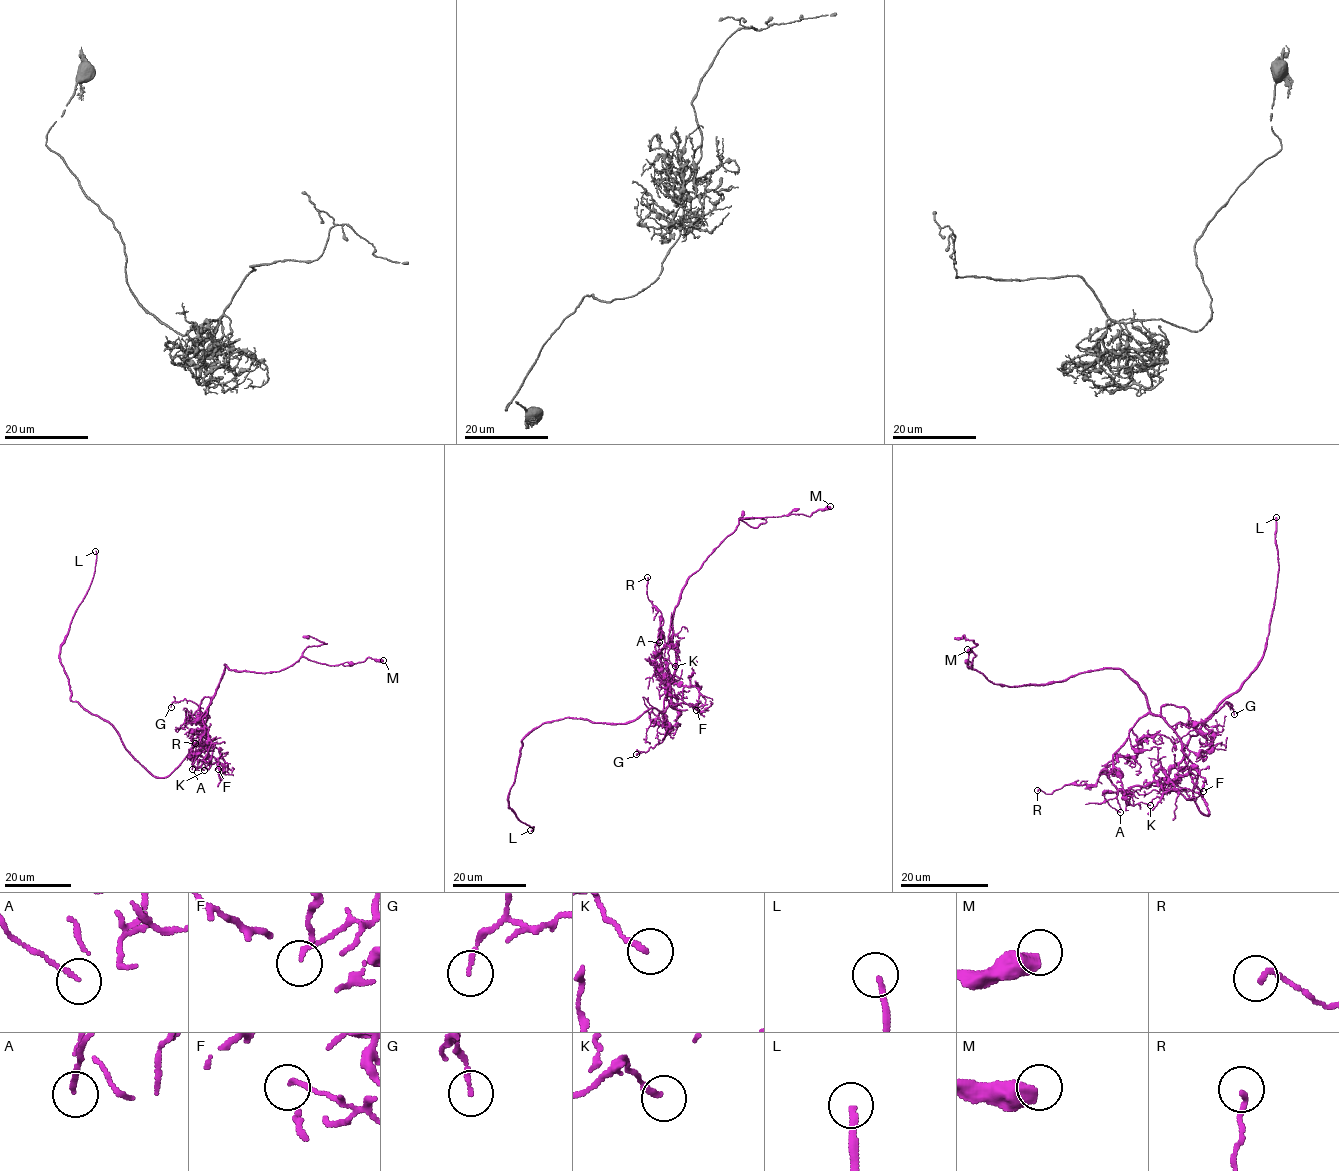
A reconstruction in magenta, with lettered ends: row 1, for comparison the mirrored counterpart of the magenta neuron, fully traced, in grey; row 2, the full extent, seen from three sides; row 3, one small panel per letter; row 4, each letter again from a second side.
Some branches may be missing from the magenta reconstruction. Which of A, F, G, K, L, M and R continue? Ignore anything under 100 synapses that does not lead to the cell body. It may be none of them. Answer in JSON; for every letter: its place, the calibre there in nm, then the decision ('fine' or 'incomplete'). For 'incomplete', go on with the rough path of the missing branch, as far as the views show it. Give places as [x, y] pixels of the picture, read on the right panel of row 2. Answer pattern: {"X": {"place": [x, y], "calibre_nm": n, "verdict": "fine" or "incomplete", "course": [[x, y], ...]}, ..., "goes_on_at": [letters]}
{"A": {"place": [1120, 812], "calibre_nm": 140, "verdict": "fine"}, "F": {"place": [1203, 791], "calibre_nm": 130, "verdict": "fine"}, "G": {"place": [1234, 714], "calibre_nm": 120, "verdict": "fine"}, "K": {"place": [1150, 805], "calibre_nm": 180, "verdict": "fine"}, "L": {"place": [1276, 517], "calibre_nm": 180, "verdict": "incomplete", "course": [[1276, 517], [1276, 513], [1267, 506], [1268, 501]]}, "M": {"place": [967, 649], "calibre_nm": 500, "verdict": "fine"}, "R": {"place": [1037, 790], "calibre_nm": 140, "verdict": "fine"}, "goes_on_at": ["L"]}

